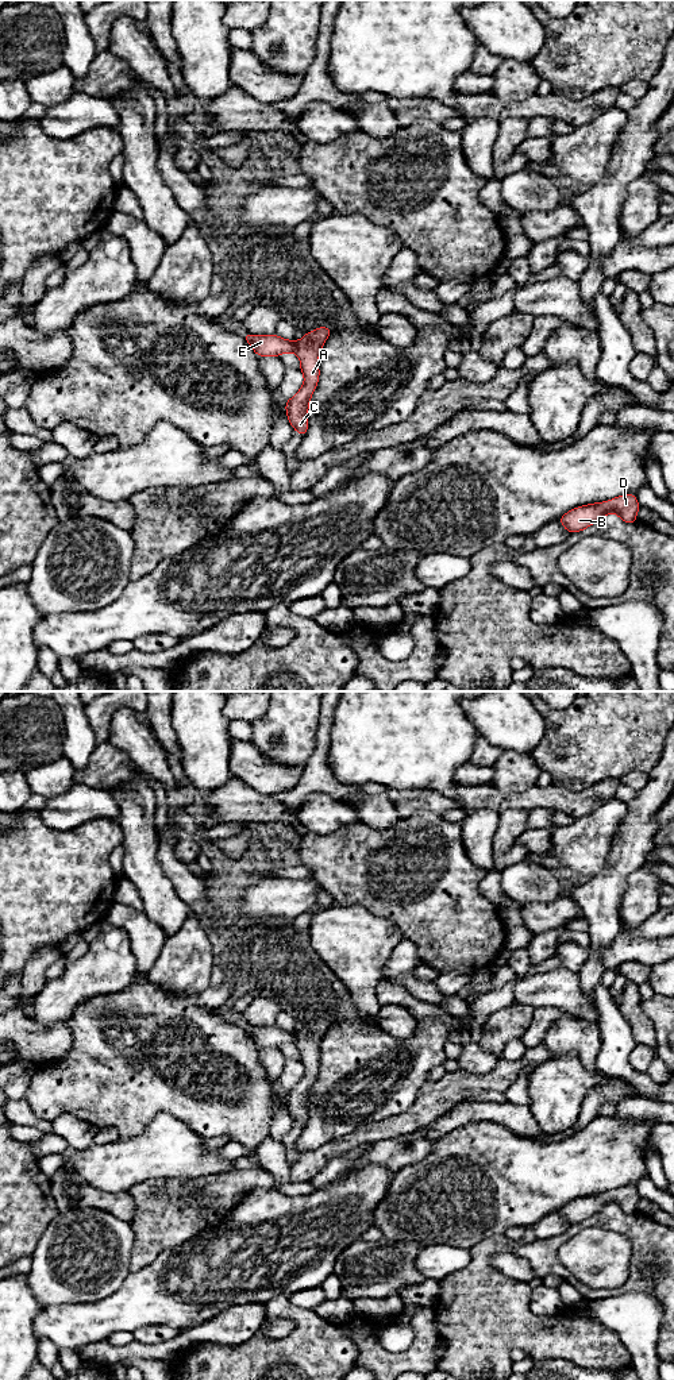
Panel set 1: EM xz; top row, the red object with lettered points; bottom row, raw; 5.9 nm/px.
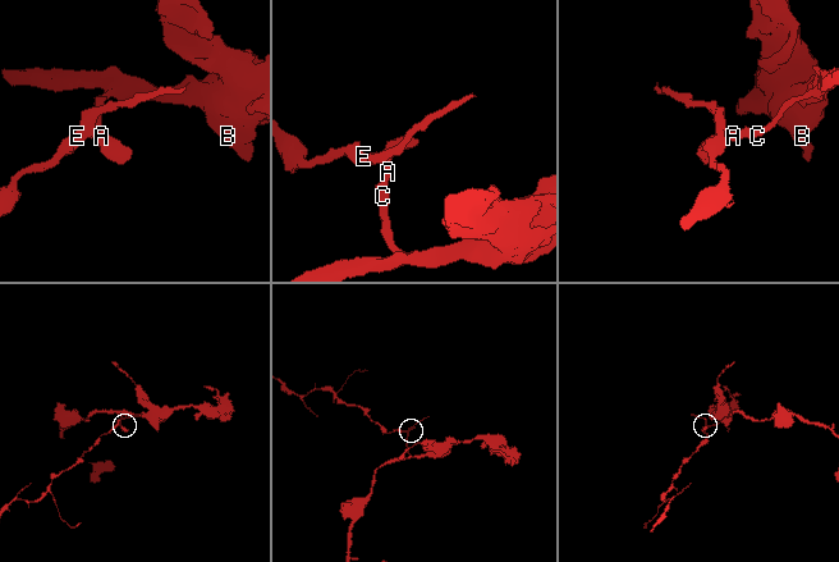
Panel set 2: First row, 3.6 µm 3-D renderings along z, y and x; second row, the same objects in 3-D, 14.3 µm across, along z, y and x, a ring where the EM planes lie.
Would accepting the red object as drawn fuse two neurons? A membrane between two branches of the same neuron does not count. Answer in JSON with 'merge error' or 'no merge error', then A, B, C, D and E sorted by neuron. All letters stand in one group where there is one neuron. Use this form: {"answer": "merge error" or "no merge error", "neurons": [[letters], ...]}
{"answer": "merge error", "neurons": [["A", "B", "C", "D"], ["E"]]}

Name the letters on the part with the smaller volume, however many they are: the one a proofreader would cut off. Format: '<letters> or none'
E

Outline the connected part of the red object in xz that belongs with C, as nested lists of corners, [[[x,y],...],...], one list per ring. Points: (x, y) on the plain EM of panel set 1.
[[[319,1018],[296,1033],[294,1045],[300,1049],[300,1061],[305,1072],[301,1080],[285,1092],[285,1100],[292,1119],[299,1123],[300,1129],[308,1123],[308,1098],[320,1068],[319,1045],[331,1025],[330,1018]]]

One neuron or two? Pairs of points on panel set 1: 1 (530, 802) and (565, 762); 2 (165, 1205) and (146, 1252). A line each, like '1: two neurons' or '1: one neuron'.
1: two neurons
2: one neuron

